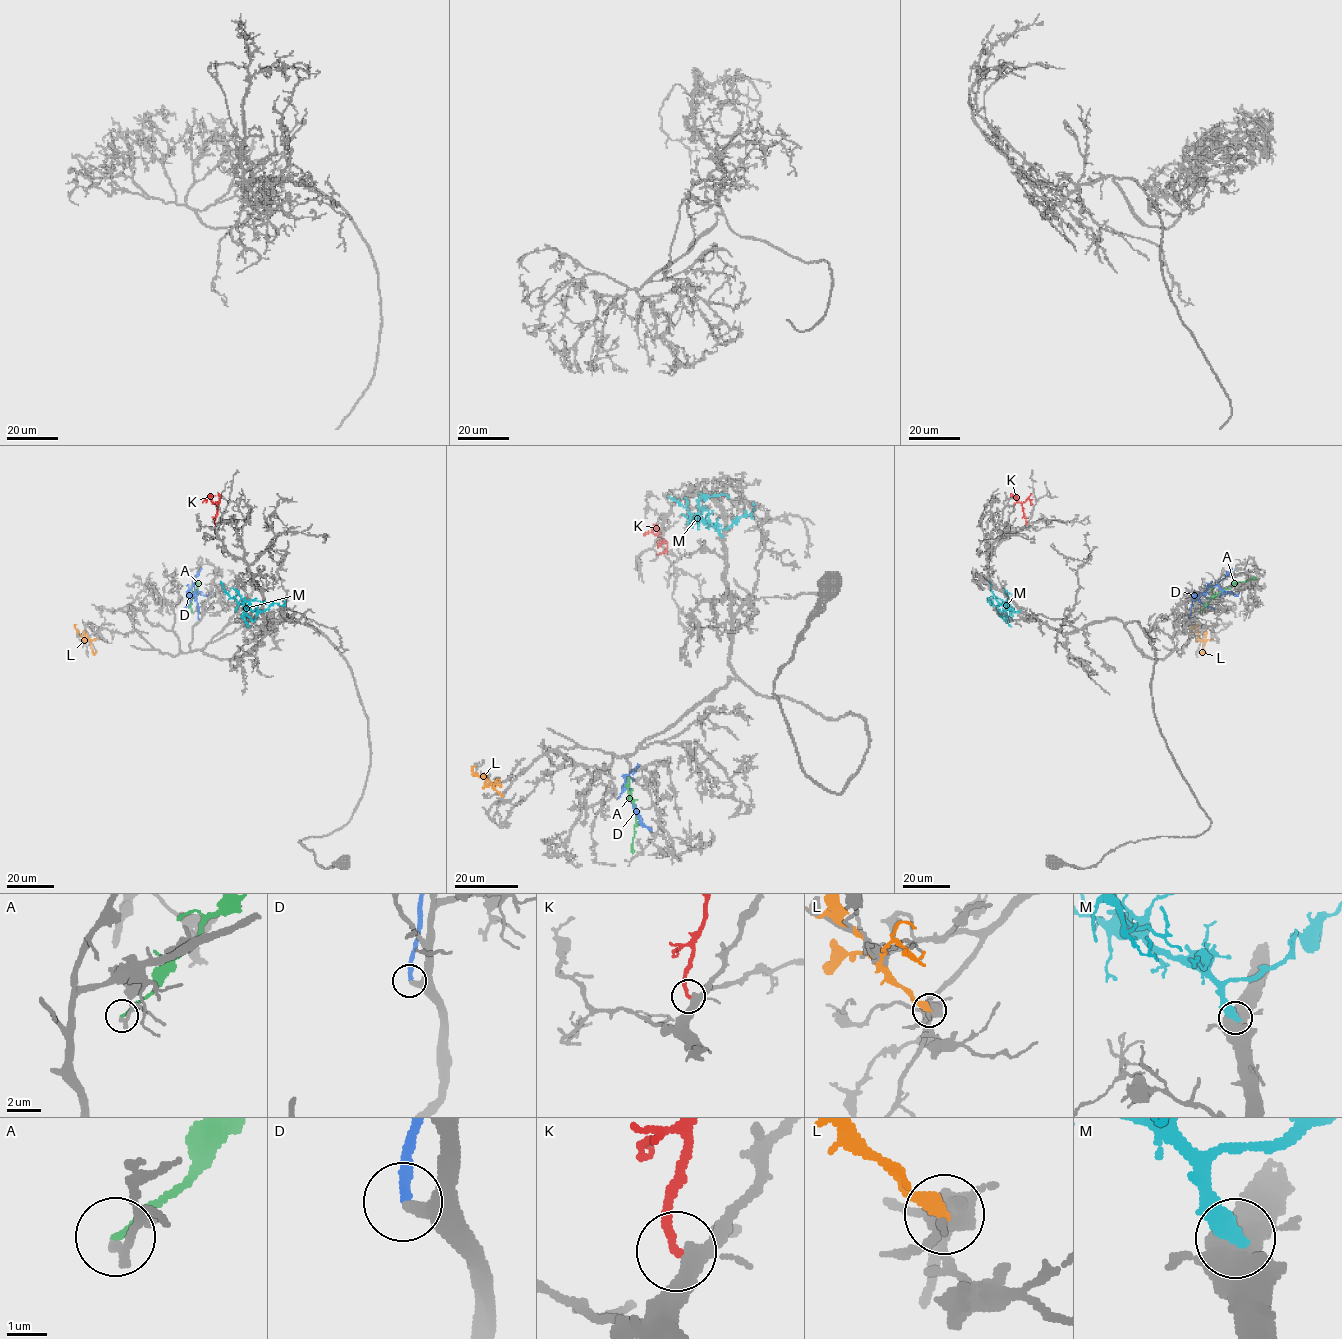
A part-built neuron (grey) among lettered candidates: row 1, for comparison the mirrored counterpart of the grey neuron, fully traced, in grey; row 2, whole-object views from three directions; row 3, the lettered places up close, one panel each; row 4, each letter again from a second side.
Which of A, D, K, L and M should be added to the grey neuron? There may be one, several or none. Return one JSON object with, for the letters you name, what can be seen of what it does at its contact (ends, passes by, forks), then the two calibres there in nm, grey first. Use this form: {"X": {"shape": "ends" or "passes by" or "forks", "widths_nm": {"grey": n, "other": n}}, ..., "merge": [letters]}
{"D": {"shape": "ends", "widths_nm": {"grey": 240, "other": 280}}, "K": {"shape": "ends", "widths_nm": {"grey": 460, "other": 240}}, "M": {"shape": "ends", "widths_nm": {"grey": 600, "other": 500}}, "merge": ["D", "K", "M"]}

